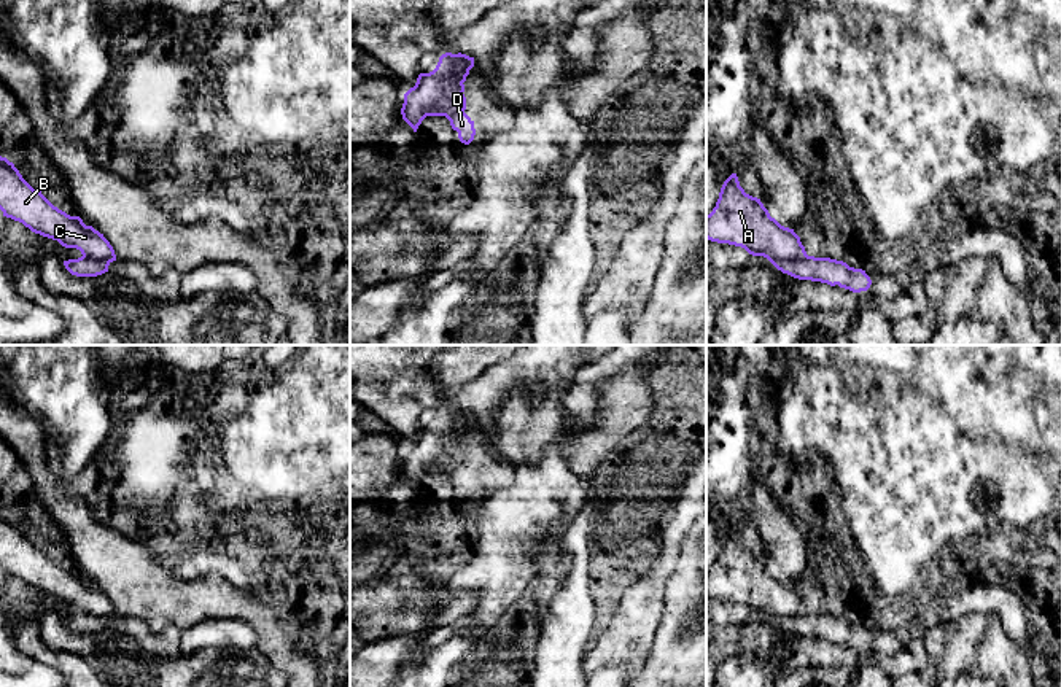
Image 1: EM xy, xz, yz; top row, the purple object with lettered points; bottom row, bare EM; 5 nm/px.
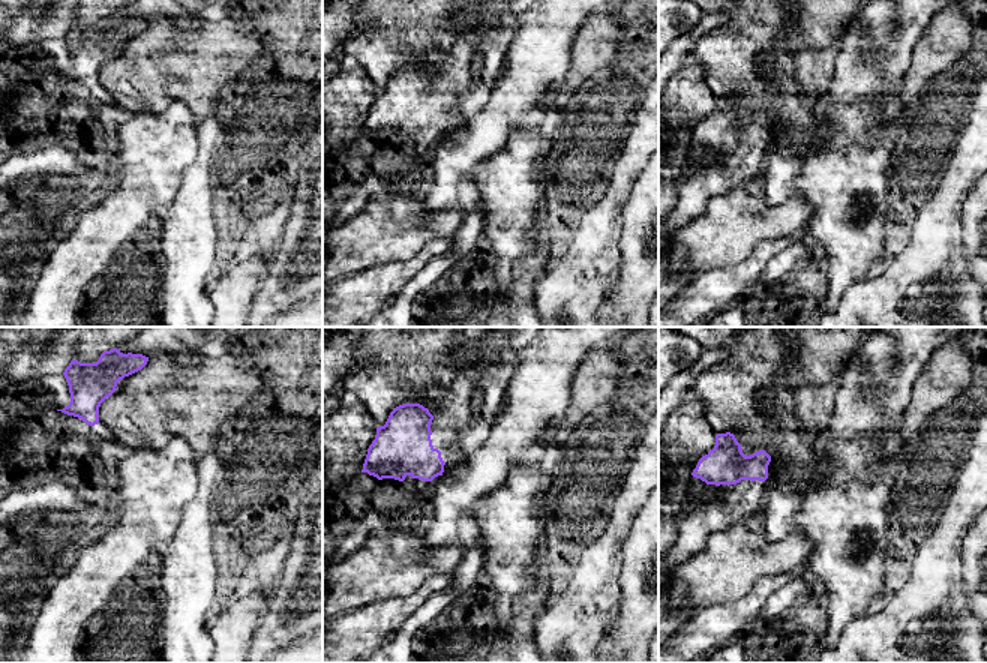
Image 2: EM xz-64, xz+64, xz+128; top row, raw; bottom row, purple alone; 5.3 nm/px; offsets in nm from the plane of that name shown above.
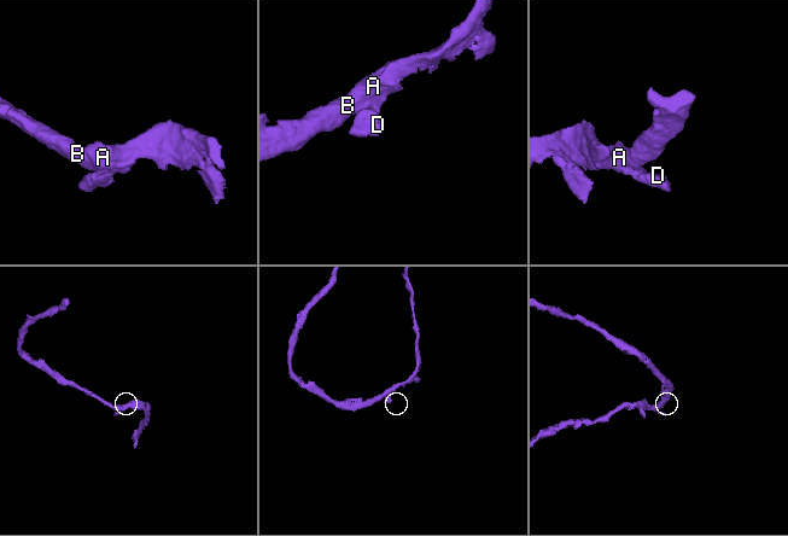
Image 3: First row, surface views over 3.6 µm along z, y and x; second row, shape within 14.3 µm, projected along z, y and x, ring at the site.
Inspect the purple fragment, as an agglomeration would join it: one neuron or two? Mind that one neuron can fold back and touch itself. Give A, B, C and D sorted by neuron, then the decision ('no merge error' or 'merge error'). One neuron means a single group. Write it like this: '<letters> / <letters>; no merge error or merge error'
A B C / D; merge error

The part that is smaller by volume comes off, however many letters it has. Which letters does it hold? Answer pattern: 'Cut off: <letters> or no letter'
Cut off: D

